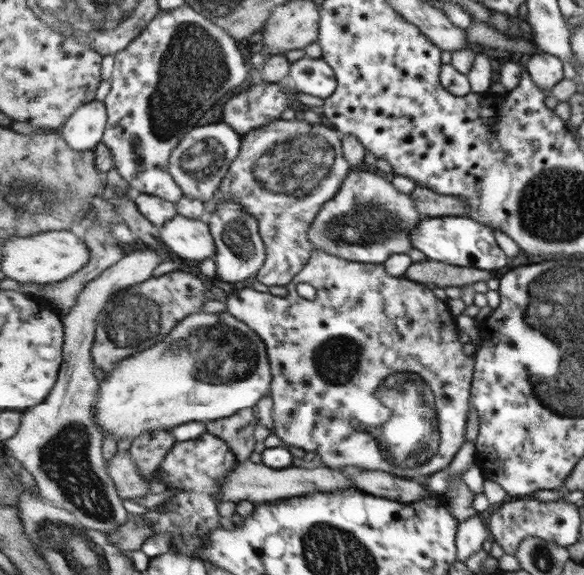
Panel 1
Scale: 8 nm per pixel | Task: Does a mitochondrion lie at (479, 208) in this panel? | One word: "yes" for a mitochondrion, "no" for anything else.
no

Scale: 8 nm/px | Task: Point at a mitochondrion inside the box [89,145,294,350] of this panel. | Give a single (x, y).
(239, 236)

